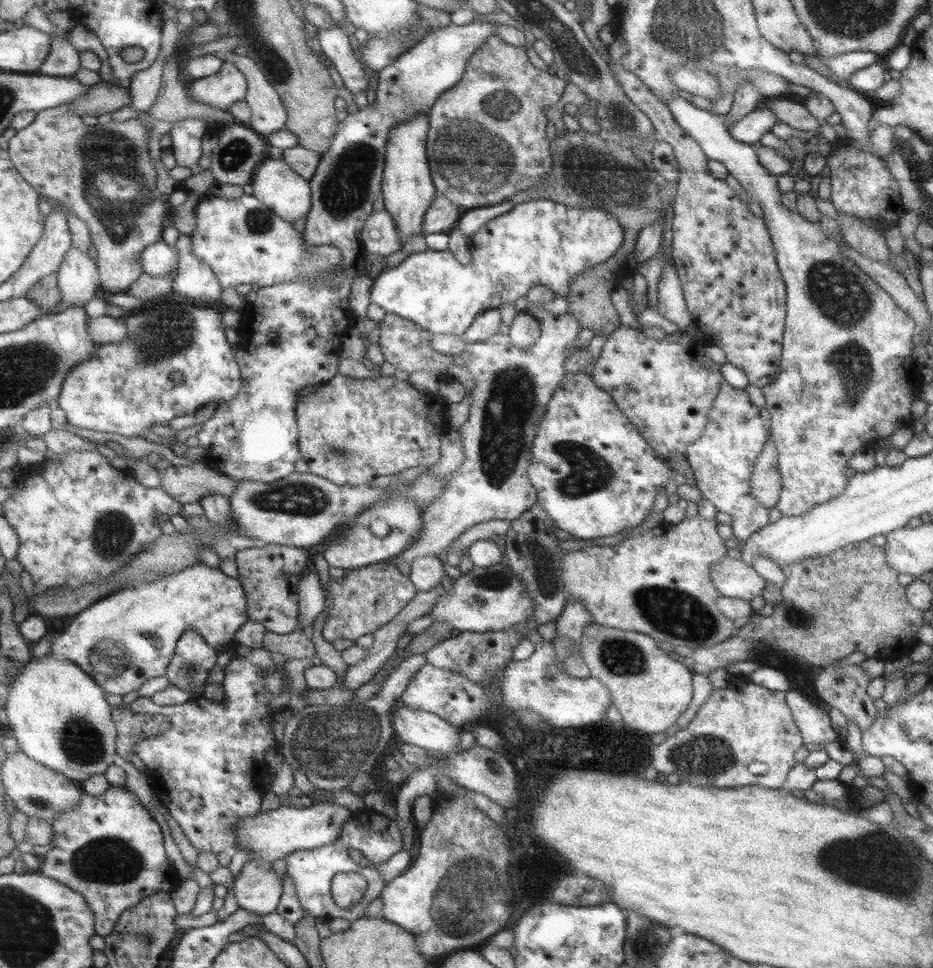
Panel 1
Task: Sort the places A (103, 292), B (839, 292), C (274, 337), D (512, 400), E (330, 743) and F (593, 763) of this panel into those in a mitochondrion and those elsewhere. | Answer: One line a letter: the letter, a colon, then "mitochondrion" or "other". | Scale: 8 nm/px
A: other
B: mitochondrion
C: mitochondrion
D: mitochondrion
E: mitochondrion
F: other

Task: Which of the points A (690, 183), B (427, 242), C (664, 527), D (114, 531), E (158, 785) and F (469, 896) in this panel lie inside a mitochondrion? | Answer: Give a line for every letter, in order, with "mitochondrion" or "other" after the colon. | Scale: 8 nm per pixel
A: other
B: other
C: other
D: mitochondrion
E: other
F: mitochondrion

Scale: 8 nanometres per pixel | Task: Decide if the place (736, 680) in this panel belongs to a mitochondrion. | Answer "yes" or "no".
no

